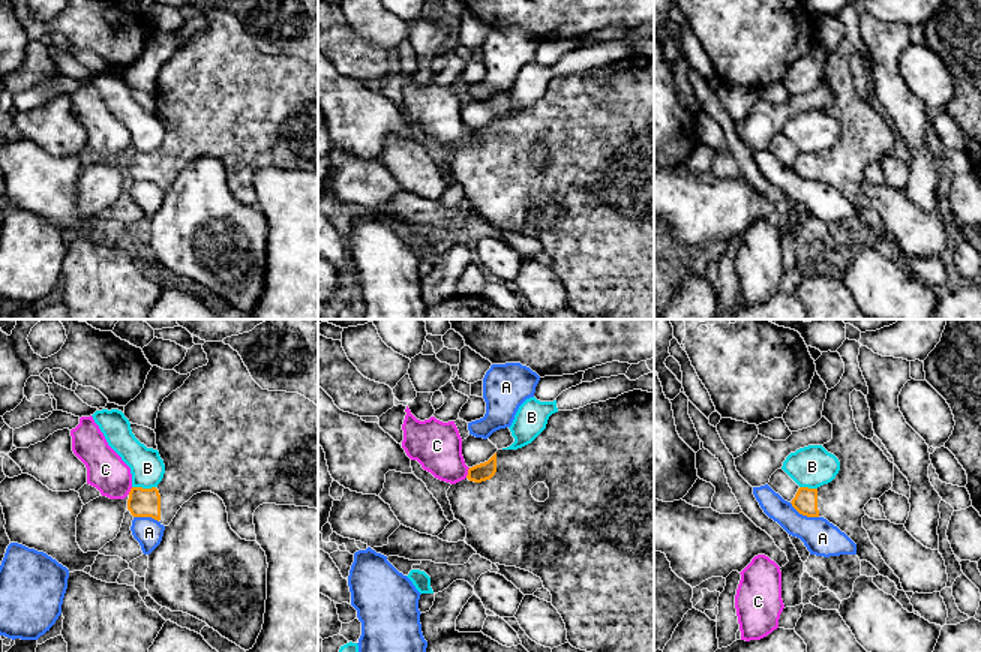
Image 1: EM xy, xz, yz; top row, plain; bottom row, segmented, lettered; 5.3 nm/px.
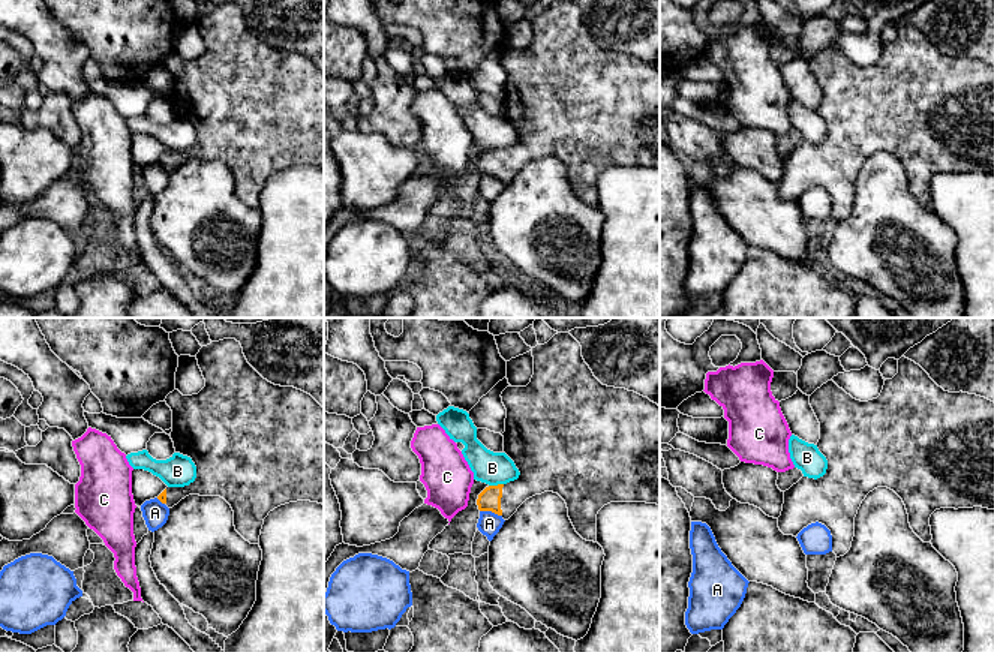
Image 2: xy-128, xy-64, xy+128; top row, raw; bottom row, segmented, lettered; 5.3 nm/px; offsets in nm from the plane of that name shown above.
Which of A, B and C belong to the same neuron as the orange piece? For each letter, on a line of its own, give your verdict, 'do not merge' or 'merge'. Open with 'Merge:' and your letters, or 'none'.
Merge: none
A: do not merge
B: do not merge
C: do not merge

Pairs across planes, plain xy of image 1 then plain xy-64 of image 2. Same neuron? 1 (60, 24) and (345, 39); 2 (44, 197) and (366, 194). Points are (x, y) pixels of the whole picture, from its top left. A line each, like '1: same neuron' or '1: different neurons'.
1: same neuron
2: same neuron

